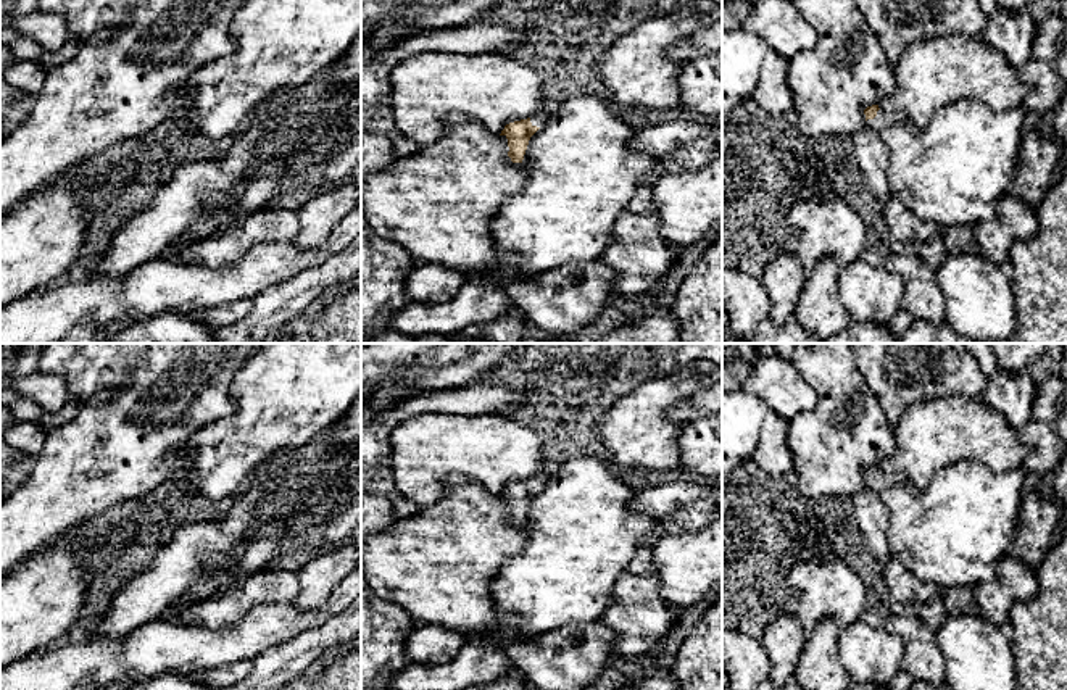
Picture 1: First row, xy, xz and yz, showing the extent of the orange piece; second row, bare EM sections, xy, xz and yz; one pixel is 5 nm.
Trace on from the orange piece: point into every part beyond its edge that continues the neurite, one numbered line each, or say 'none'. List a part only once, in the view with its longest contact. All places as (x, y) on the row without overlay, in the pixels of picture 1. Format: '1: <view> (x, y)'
1: yz (872, 518)

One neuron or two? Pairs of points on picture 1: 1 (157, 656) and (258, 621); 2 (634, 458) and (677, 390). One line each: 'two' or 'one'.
1: one
2: one

